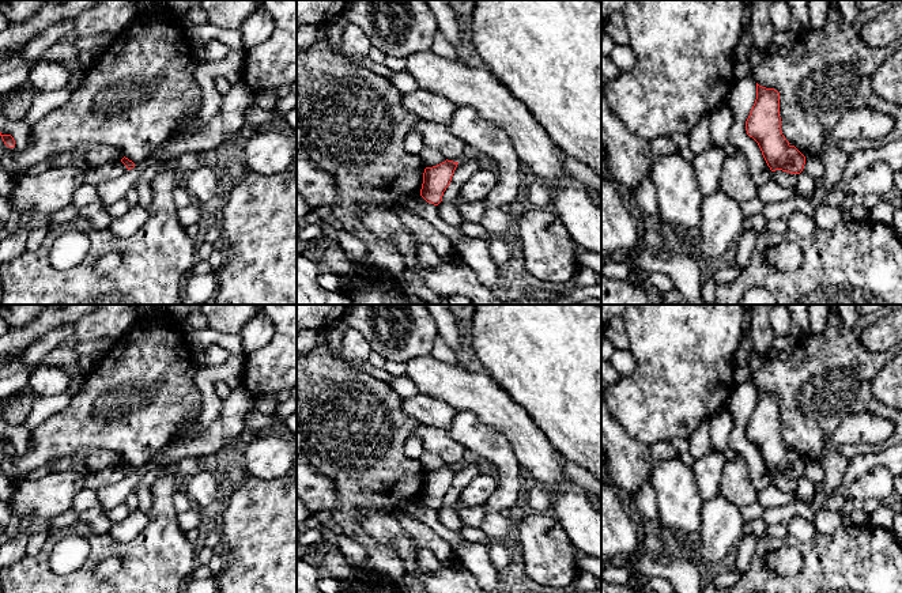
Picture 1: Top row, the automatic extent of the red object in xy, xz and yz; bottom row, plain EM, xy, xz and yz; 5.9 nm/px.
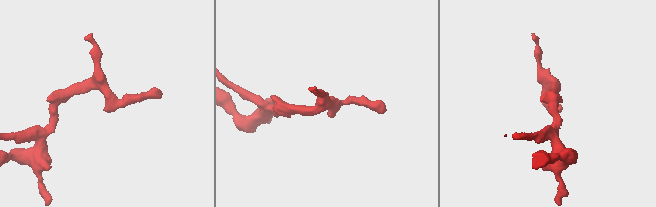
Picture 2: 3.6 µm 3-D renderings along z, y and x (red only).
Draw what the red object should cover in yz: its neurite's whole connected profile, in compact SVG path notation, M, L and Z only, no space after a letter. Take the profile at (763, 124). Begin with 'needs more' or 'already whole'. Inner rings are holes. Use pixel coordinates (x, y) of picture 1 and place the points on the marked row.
already whole | M756 83L756 99L746 121L746 131L752 137L771 171L782 170L800 174L805 156L790 146L781 131L780 92Z

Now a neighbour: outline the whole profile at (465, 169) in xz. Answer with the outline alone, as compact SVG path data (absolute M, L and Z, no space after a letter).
M478 159L460 160L453 173L452 181L444 192L442 201L458 200L458 192L473 173L480 169Z

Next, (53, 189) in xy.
M53 167L37 175L20 175L7 197L12 211L20 215L50 215L69 205L73 193L84 182L84 170Z

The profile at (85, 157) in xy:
M88 143L78 146L69 151L56 154L52 158L34 165L29 169L29 174L37 175L53 167L78 167L80 170L90 170L121 160L124 154L117 147L106 144Z

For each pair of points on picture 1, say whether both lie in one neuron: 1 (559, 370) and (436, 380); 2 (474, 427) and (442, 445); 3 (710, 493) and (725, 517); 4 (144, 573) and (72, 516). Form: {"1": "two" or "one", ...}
{"1": "two", "2": "two", "3": "two", "4": "two"}

